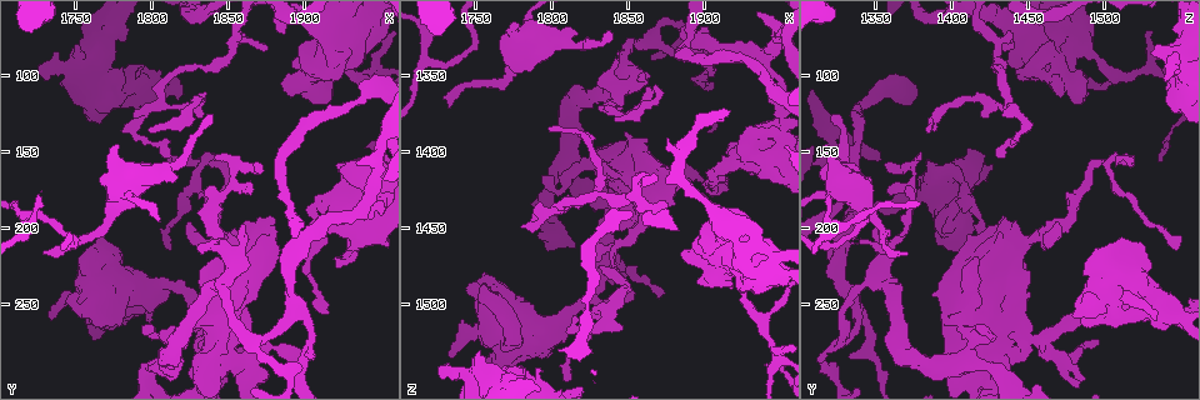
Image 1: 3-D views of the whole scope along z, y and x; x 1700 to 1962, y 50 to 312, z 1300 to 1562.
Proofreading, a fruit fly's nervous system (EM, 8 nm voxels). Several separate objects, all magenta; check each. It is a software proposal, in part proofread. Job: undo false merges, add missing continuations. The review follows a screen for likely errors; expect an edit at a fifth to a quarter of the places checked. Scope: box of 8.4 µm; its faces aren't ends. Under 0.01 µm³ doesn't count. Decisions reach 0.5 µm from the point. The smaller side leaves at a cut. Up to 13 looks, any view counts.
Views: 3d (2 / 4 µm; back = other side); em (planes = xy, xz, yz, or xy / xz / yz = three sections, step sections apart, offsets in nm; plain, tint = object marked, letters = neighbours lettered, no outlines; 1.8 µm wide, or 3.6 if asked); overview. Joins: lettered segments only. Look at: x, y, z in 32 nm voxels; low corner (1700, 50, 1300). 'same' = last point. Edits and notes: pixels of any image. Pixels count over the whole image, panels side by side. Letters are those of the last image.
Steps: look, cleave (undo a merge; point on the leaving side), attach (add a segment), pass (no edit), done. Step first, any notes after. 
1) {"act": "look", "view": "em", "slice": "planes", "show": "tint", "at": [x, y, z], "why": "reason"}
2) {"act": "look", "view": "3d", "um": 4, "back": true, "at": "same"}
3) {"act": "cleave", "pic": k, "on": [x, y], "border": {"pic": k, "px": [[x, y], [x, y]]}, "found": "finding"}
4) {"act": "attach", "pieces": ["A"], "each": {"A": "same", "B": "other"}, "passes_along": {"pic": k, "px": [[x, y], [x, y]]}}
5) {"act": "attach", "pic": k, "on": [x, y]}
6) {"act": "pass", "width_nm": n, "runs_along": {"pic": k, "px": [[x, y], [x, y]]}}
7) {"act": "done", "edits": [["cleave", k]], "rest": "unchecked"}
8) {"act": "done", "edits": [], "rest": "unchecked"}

{"act": "look", "view": "em", "slice": "yz", "step": 8, "show": "plain", "at": [1934, 190, 1336], "why": "three arms meet"}

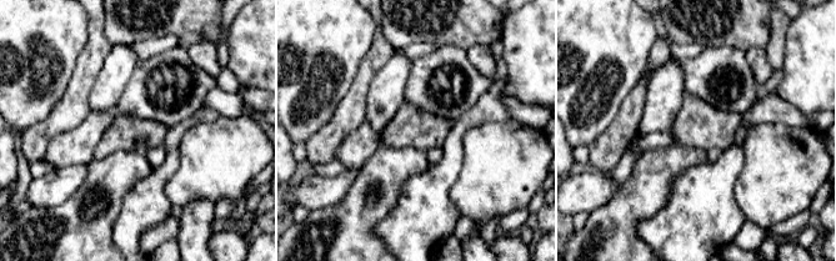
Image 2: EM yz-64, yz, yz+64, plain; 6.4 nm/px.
{"act": "look", "view": "em", "slice": "yz", "step": 8, "show": "letters", "at": "same", "why": "see the neighbours"}

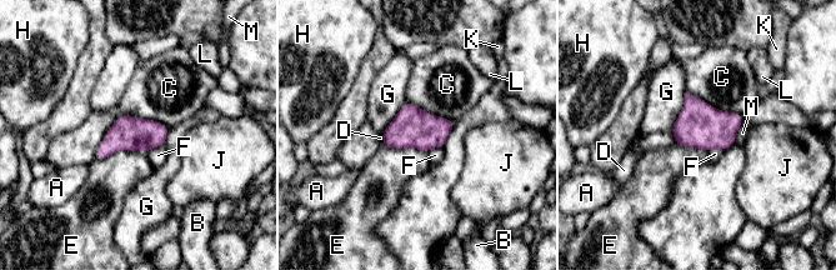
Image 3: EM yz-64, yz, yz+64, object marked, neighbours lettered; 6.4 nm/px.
{"act": "pass", "longest_contact_nm": ["C", 500], "each": {"A": "other", "B": "other", "C": "other", "D": "other", "E": "other", "F": "other", "G": "other", "H": "other", "J": "other", "K": "other", "L": "other", "M": "other"}, "border": {"pic": 3, "px": [[169, 128], [120, 115], [95, 158]]}, "found": "continuous, no second neuron"}

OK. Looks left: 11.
{"act": "look", "view": "em", "slice": "planes", "show": "letters", "at": [1872, 86, 1432], "why": "tapers out"}

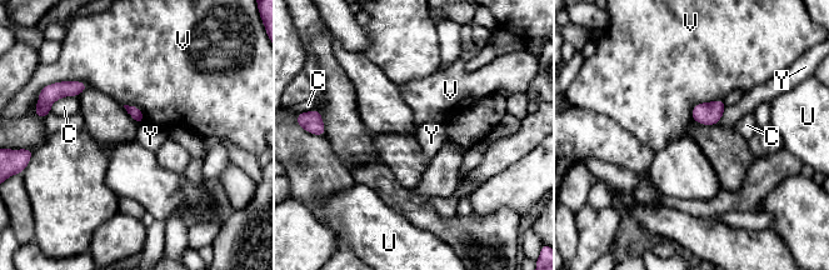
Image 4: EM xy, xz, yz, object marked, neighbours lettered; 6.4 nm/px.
{"act": "pass", "each": {"C": "other", "U": "other", "V": "other", "Y": "other"}, "border": {"pic": 4, "px": [[727, 108], [718, 123]]}, "found": "none of them fits"}

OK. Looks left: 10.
{"act": "look", "view": "3d", "um": 2, "at": [1728, 92, 1548], "why": "free end"}

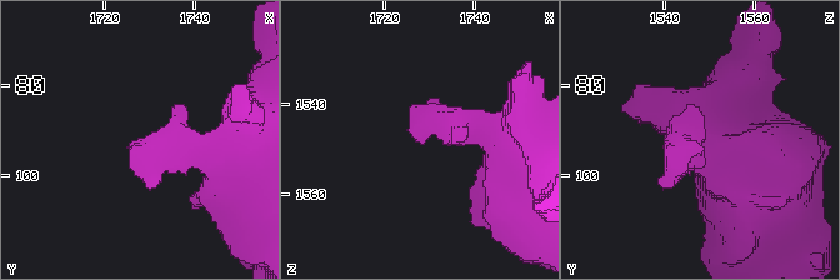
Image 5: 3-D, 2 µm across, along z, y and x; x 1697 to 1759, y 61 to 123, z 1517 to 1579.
{"act": "look", "view": "em", "slice": "planes", "show": "letters", "at": [1728, 92, 1548]}

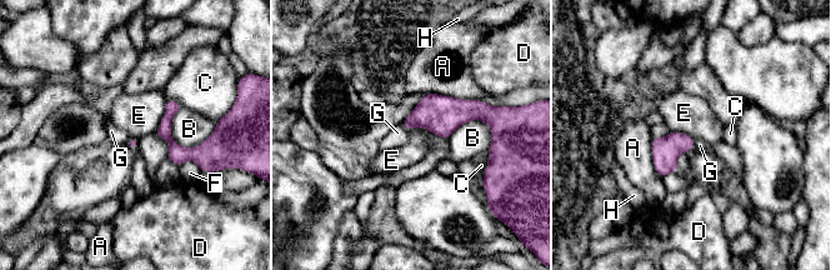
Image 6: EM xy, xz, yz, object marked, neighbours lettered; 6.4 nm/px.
{"act": "pass", "longest_contact_nm": ["A", 460], "each": {"A": "other", "B": "other", "C": "other", "D": "other", "E": "other", "F": "other", "G": "other", "H": "other"}, "border": {"pic": 6, "px": [[165, 101], [165, 113], [153, 134]]}, "found": "none of them fits"}

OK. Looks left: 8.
{"act": "look", "view": "3d", "um": 4, "at": [1732, 216, 1370], "why": "end of a long branch"}

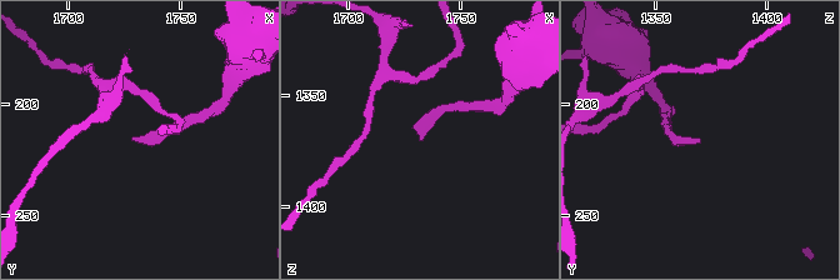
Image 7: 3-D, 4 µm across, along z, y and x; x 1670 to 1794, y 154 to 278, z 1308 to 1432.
{"act": "look", "view": "em", "slice": "xz", "step": 8, "show": "letters", "at": [1733, 216, 1370], "why": "now the EM"}

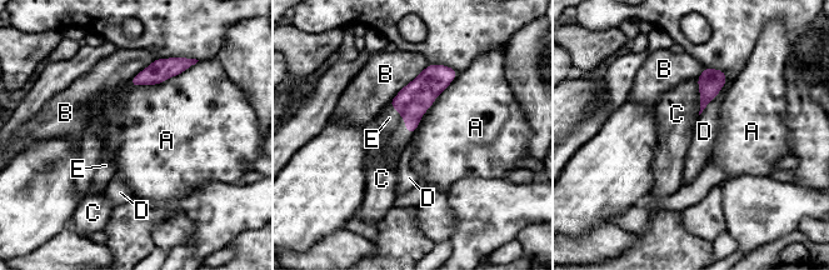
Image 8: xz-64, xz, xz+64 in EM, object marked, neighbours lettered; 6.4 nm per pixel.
{"act": "look", "view": "em", "slice": "planes", "show": "letters", "at": "same", "why": "cut it another way"}

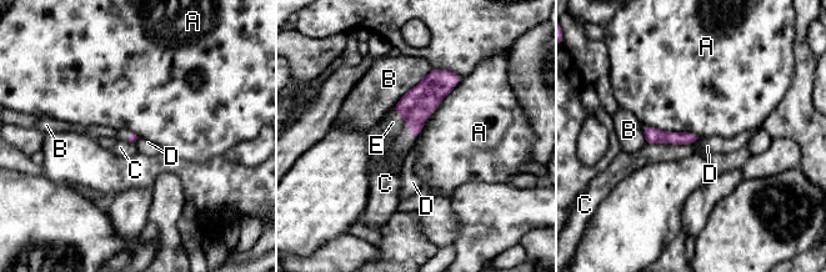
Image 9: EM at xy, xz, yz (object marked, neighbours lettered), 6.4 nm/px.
{"act": "attach", "pieces": ["E"], "each": {"A": "other", "B": "other", "C": "other", "D": "other", "E": "same"}, "passes_along": {"pic": 9, "px": [[416, 105], [405, 122], [393, 122]]}, "found": "it goes on there"}

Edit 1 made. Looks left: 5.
{"act": "look", "view": "overview"}

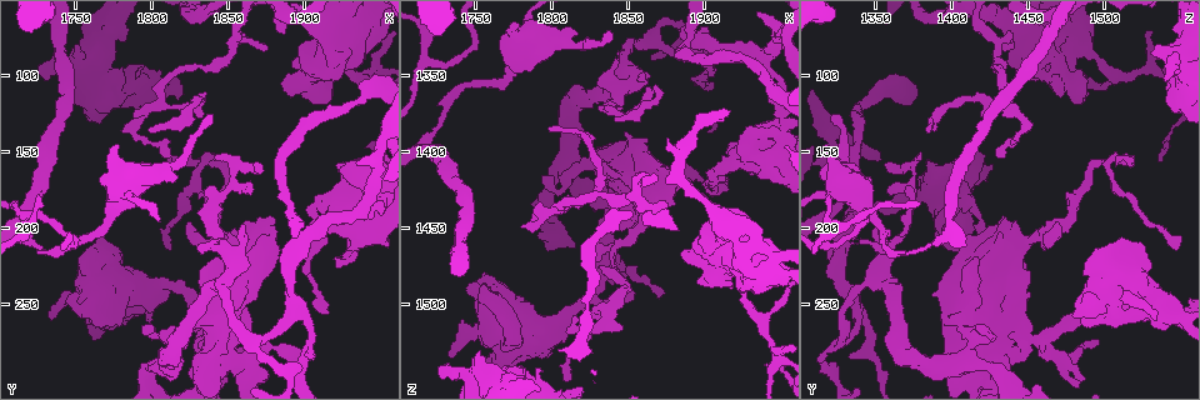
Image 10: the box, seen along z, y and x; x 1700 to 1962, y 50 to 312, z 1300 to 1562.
{"act": "look", "view": "em", "slice": "xy", "step": 8, "show": "letters", "at": [1836, 126, 1322], "why": "thin end"}

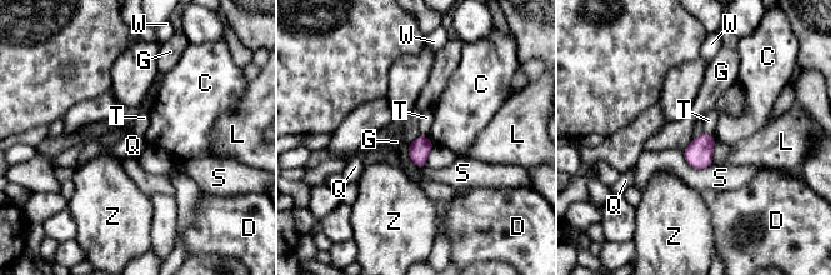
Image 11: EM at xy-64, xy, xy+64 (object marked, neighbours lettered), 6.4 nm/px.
{"act": "look", "view": "em", "slice": "planes", "show": "letters", "at": "same", "why": "cut it another way"}

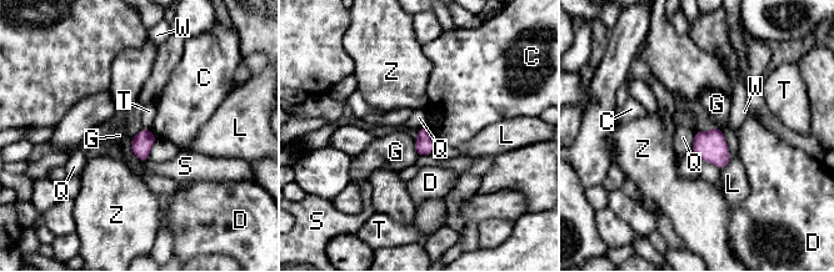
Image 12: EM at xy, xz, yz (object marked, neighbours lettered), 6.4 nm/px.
{"act": "pass", "longest_contact_nm": ["S", 150], "each": {"C": "other", "D": "other", "G": "other", "L": "other", "Q": "other", "S": "other", "T": "other", "W": "other", "Z": "other"}, "border": {"pic": 12, "px": [[695, 131], [690, 151]]}, "found": "none of them fits"}

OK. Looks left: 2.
{"act": "done", "edits": [["attach", 9]], "rest": "unchecked"}

